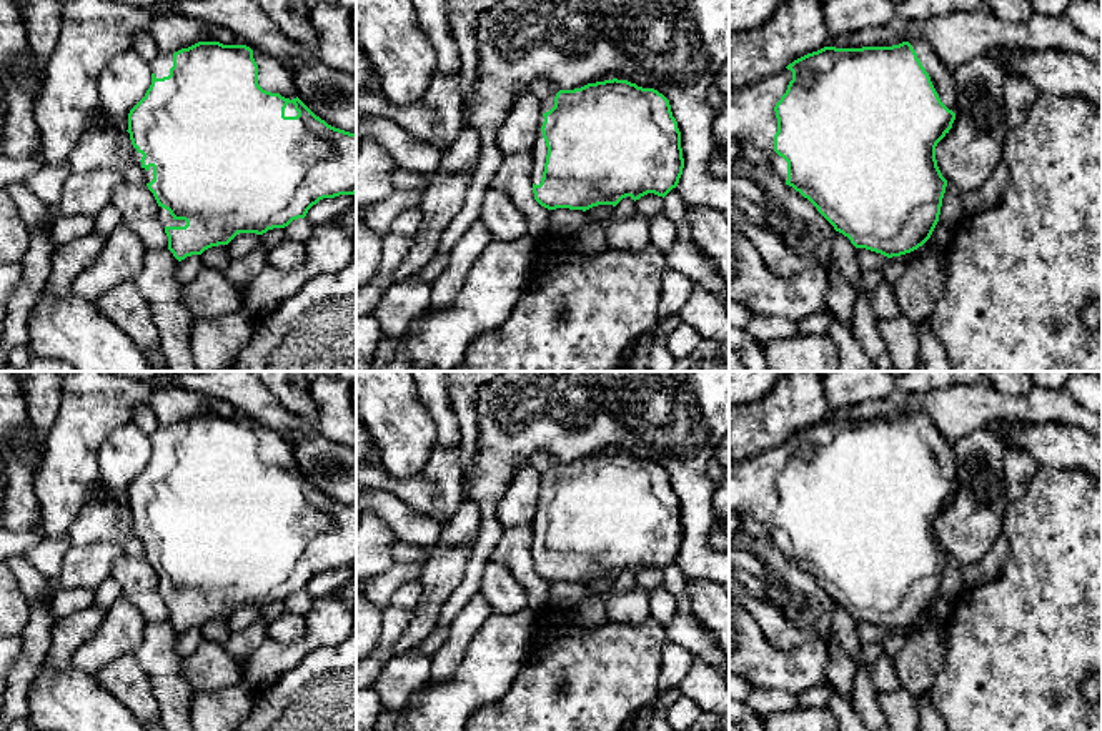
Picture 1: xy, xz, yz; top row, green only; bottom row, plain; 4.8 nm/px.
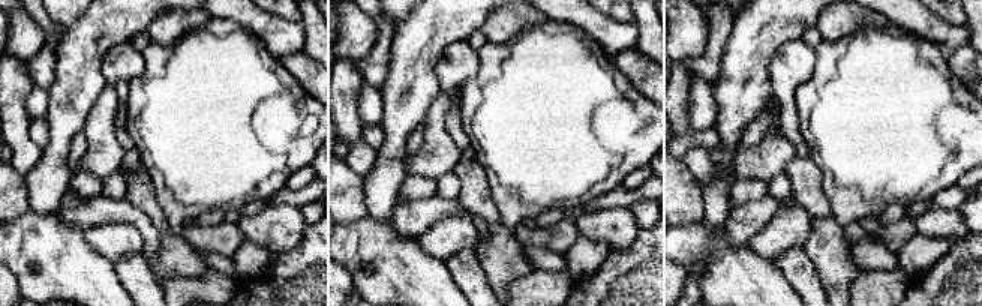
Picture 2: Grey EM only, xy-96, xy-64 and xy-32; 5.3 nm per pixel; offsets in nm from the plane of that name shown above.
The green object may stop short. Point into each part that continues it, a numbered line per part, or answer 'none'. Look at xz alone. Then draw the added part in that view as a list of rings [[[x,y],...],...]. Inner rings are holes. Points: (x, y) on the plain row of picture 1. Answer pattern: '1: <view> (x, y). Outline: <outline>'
1: xz (540, 523). Outline: [[[551,463],[549,470],[546,473],[541,475],[541,491],[539,491],[539,501],[538,501],[538,508],[533,518],[533,545],[531,545],[531,556],[539,558],[541,551],[543,551],[543,545],[544,545],[544,536],[546,536],[546,528],[548,528],[548,520],[546,515],[543,511],[543,495],[544,495],[544,486],[549,485],[554,480],[554,470],[556,470],[556,463]]]

